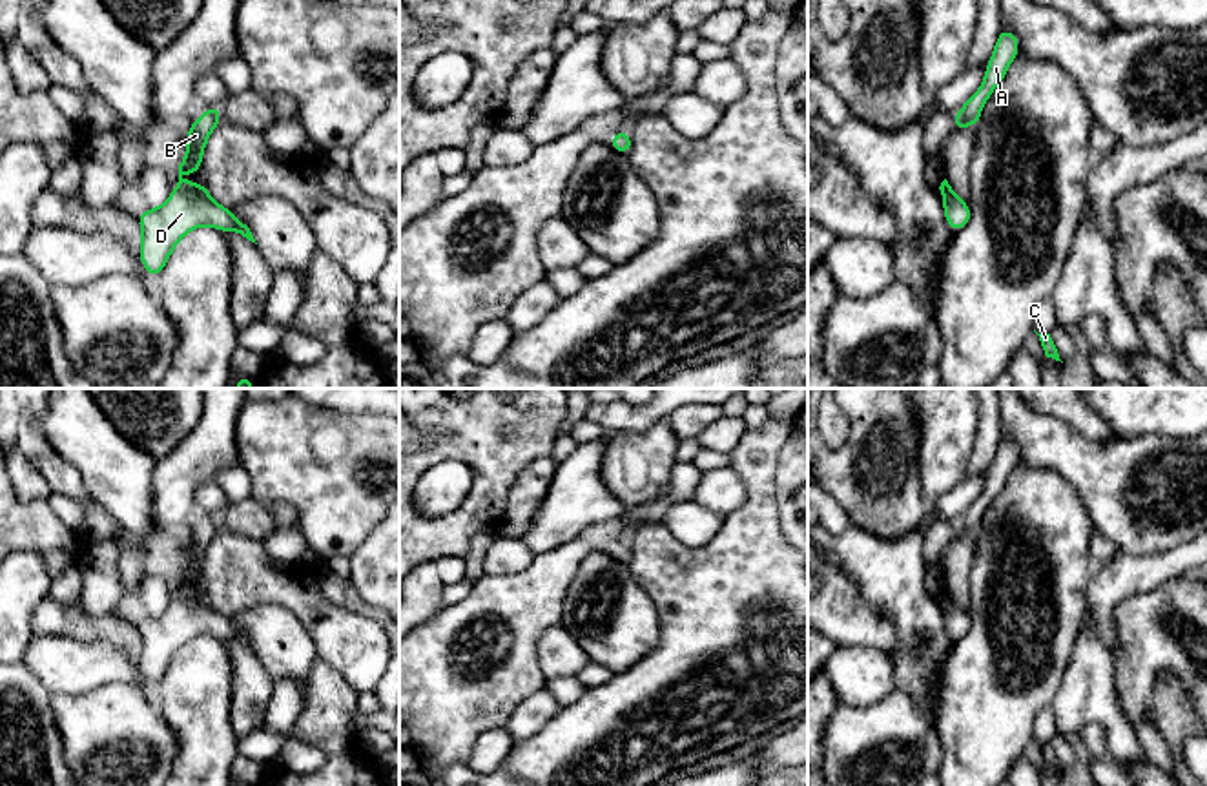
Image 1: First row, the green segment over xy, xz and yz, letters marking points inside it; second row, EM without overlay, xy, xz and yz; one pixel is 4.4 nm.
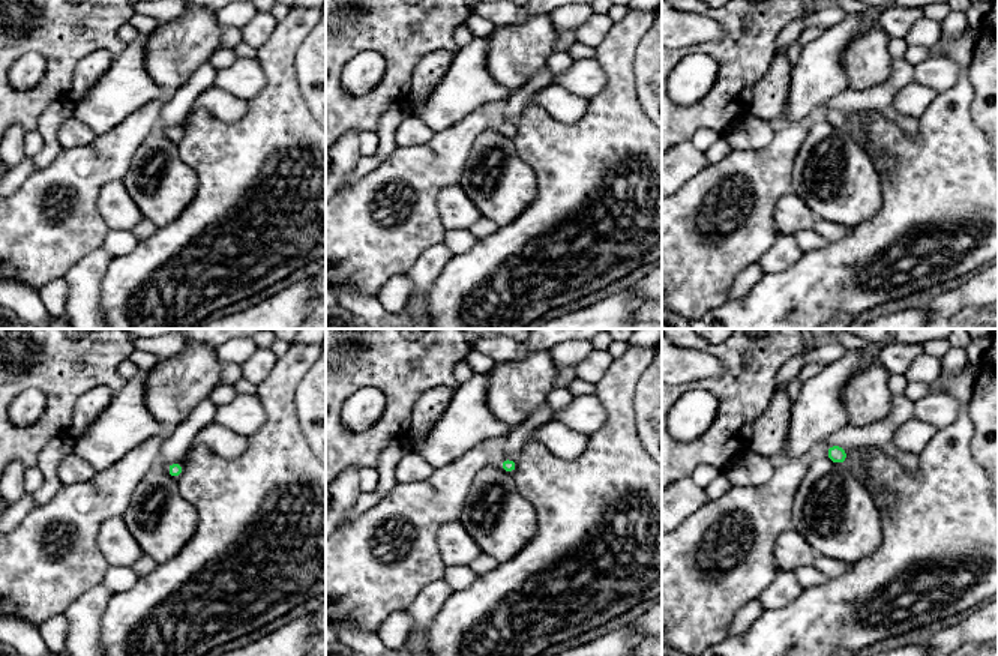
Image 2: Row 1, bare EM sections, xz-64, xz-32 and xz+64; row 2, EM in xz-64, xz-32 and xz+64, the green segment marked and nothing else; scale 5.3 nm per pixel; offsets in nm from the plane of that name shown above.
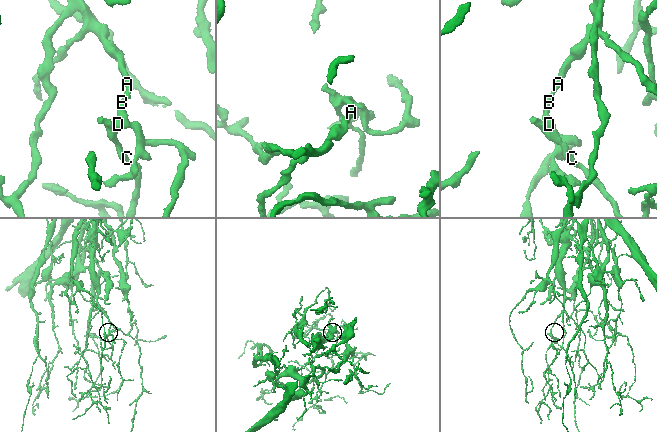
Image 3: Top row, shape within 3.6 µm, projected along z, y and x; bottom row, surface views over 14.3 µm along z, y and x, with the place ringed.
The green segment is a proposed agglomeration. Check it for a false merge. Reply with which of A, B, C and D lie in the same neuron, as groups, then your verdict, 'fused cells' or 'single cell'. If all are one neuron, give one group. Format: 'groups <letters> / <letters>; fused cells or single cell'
groups A B C D; single cell

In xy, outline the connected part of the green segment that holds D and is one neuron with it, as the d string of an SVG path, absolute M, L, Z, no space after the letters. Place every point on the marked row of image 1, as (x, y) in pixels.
M210 106L191 122L186 153L179 164L179 182L173 186L170 199L162 206L137 215L142 232L142 244L137 257L153 279L166 266L175 244L197 226L237 232L255 243L250 228L230 208L217 204L210 197L206 182L197 186L182 182L188 171L202 170L204 146L221 120L221 108Z

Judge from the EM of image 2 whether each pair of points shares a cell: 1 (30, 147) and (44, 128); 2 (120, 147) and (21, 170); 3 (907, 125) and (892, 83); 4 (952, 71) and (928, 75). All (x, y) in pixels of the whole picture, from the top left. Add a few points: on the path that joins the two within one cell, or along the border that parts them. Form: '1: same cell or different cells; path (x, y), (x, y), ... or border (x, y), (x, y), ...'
1: different cells; border (38, 131), (42, 138), (42, 147), (29, 156)
2: different cells; border (35, 171), (15, 191)
3: same cell; path (896, 116), (887, 107), (887, 93)
4: same cell; path (946, 72), (934, 72)

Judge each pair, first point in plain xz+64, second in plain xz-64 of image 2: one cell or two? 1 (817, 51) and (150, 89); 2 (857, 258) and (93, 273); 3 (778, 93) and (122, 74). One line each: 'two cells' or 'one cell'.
1: one cell
2: two cells
3: two cells

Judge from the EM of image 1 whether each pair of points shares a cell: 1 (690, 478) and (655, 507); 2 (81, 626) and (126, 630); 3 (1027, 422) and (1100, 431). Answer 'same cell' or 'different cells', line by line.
1: same cell
2: same cell
3: different cells

